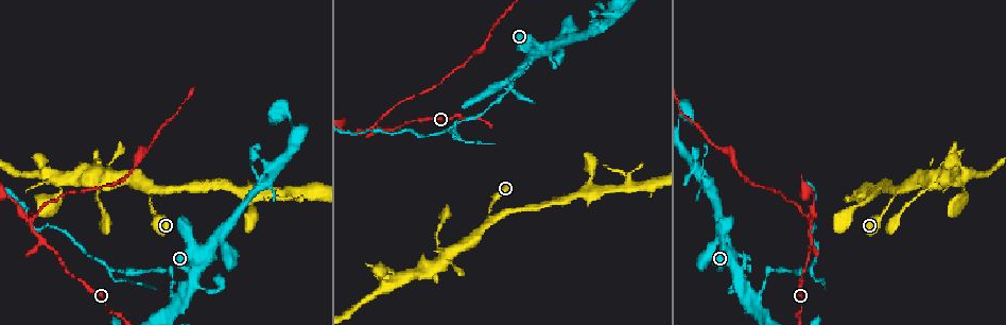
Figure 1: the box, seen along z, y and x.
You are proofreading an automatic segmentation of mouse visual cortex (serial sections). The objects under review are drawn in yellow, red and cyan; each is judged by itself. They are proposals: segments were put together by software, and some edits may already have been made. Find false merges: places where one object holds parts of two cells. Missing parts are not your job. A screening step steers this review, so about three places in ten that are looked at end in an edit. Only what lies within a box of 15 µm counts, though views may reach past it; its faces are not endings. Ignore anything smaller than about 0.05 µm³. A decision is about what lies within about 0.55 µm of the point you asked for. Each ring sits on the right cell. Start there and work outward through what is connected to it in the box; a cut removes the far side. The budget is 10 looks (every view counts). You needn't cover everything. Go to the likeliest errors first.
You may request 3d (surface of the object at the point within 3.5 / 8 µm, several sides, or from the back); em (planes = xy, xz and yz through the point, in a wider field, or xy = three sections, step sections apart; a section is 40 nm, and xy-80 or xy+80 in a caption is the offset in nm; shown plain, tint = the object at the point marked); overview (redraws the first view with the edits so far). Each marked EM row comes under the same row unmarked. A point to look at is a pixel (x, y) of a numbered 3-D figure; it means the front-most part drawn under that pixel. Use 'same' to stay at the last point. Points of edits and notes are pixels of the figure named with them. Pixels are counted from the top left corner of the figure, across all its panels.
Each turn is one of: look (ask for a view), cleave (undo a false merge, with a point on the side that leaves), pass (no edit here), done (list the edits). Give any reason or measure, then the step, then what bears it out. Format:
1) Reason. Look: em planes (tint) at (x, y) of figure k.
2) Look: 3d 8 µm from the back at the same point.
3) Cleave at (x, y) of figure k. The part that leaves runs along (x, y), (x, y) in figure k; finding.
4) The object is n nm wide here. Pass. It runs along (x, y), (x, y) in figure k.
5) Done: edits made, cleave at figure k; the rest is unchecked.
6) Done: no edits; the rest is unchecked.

Abrupt turn. Look: 3d 3.5 µm from the back at (31, 224) of figure 1.

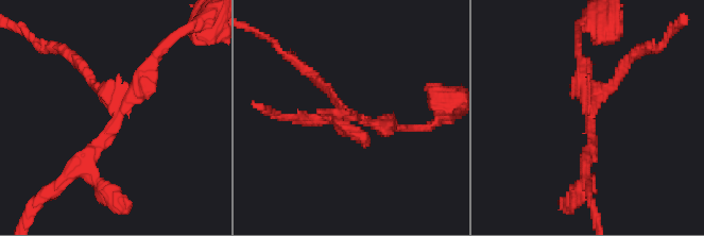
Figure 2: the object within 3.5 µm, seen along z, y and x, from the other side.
3 arms meet here; the arms are 150, 200, 250 nm wide. Look: em xy step 2 (tint) at (356, 116) of figure 2.

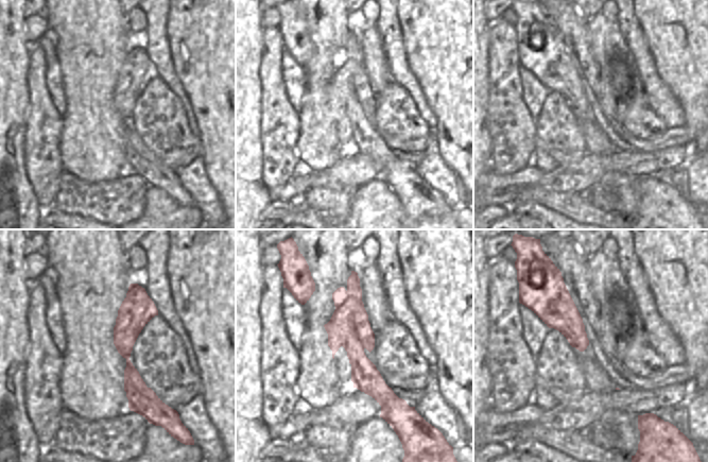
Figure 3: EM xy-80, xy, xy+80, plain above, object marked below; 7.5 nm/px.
Cut it another way. Look: em xy step 3 (tint) at the same point.

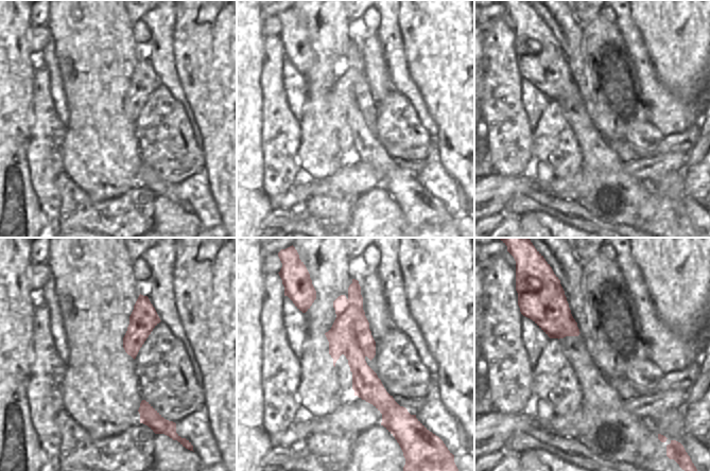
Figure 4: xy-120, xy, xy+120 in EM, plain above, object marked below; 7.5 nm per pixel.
Cleave at (606, 86) of figure 2. The part that leaves runs along (590, 130), (596, 94), (632, 55) in figure 2; a second cell is stuck on.

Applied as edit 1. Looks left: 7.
Sharp bend. Look: em planes (tint) at (510, 85) of figure 1.

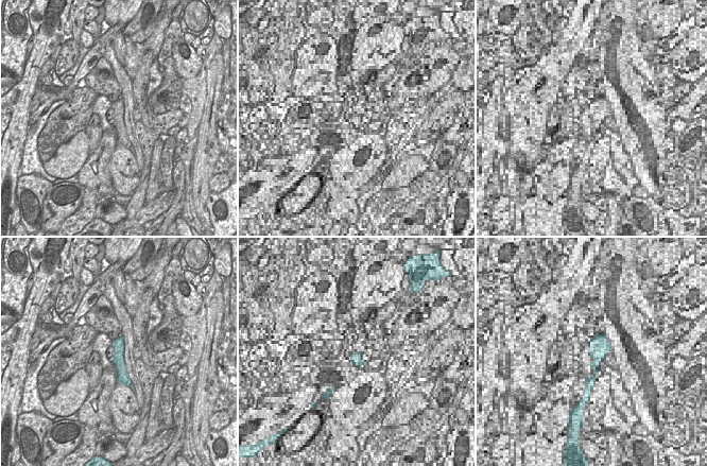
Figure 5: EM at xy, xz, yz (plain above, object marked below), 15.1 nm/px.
Wider look. Look: 3d 3.5 µm at the same point.

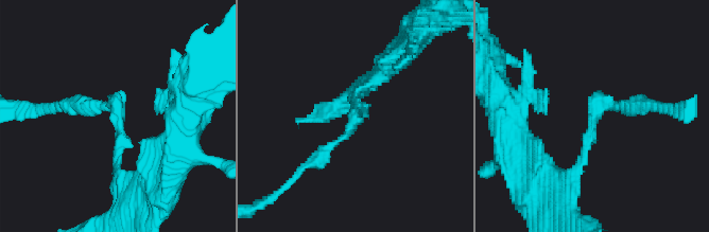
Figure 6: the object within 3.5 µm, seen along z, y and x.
Cleave at (89, 104) of figure 6. The part that leaves runs along (117, 116), (114, 105), (42, 105) in figure 6; two cells meet here.

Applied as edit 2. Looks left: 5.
Abrupt turn. Look: 3d 3.5 µm at (490, 219) of figure 1.

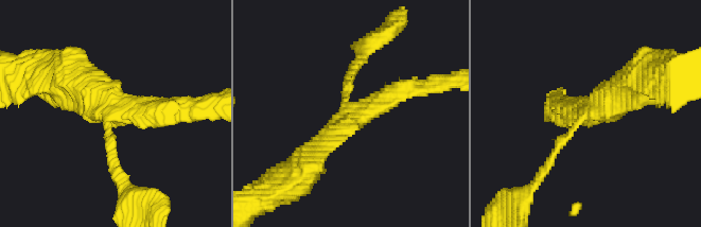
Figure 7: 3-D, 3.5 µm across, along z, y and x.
3 arms meet here; the arms are 100, 250, 350 nm wide; shape alone is not enough. Look: em xy step 5 (tint) at (586, 111) of figure 7.

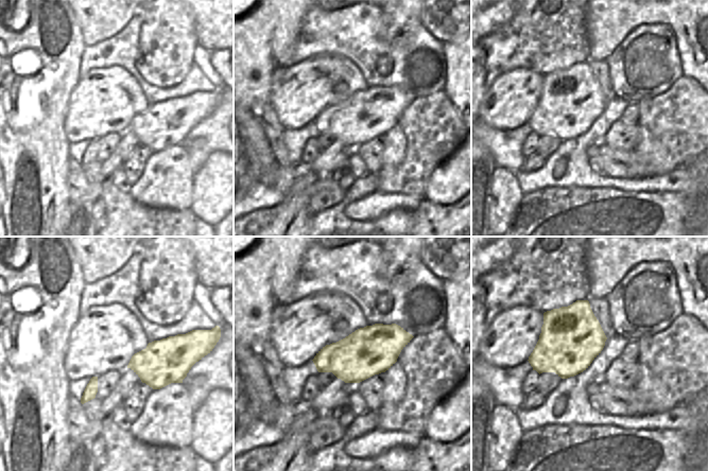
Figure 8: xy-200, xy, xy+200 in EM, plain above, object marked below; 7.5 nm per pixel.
The object is 360 nm wide here. Pass. It runs along (542, 170), (580, 117), (632, 85) in figure 7; all the same cell.

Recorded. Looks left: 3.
Three-way junction. Look: 3d 8 µm at (105, 184) of figure 1.

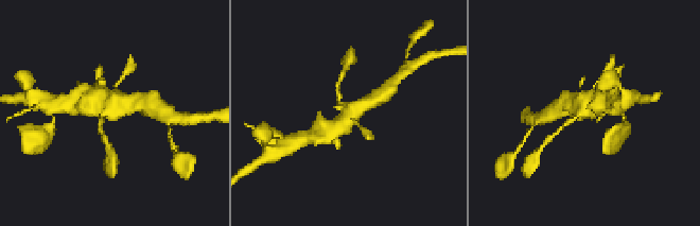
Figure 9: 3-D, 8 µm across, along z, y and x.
Zoom in. Look: 3d 3.5 µm from the back at (585, 107) of figure 9.

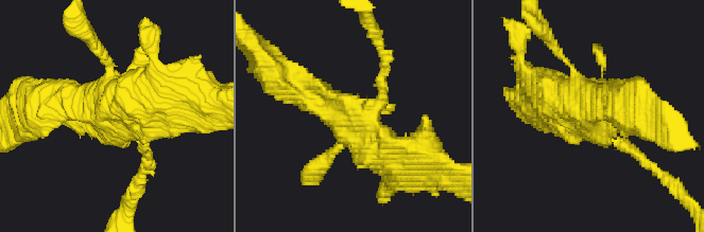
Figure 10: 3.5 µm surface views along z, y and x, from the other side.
Look: em xy step 3 (tint) at (588, 119) of figure 10.

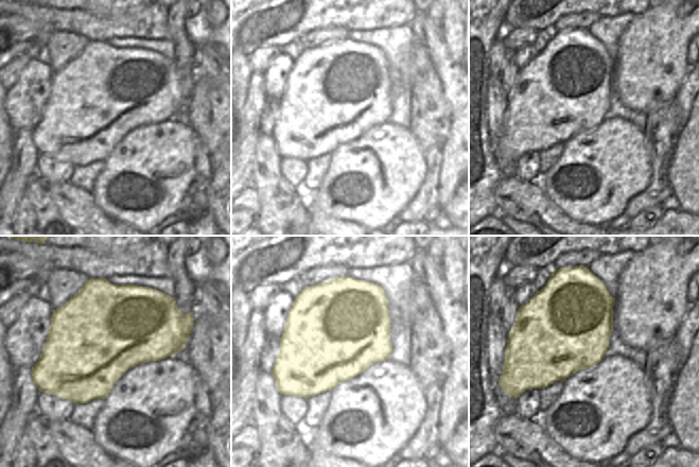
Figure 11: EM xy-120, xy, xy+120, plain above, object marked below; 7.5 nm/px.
Pass. It runs along (286, 83), (404, 159) in figure 10; continuous, no second cell.

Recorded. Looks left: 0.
Done: edits made, cleave at figure 2, cleave at figure 6; the rest is unchecked.

